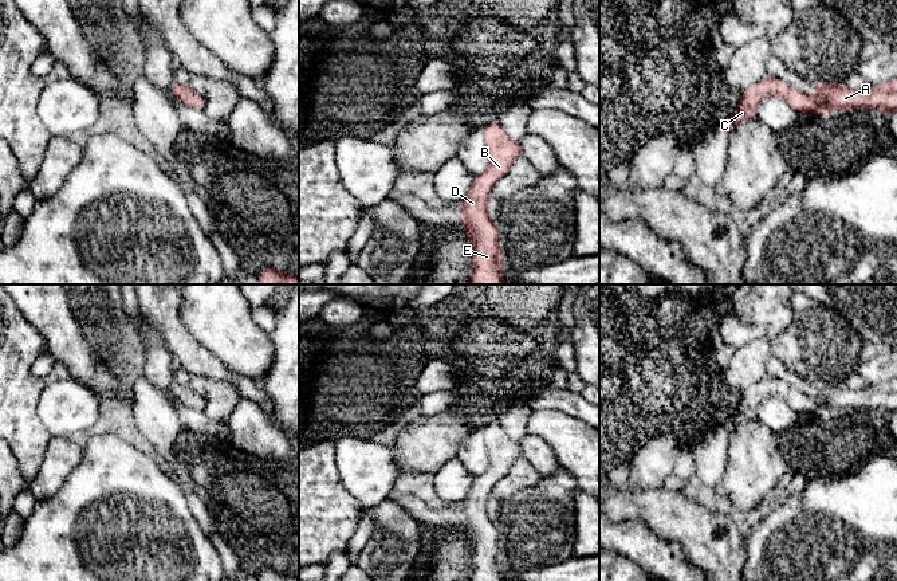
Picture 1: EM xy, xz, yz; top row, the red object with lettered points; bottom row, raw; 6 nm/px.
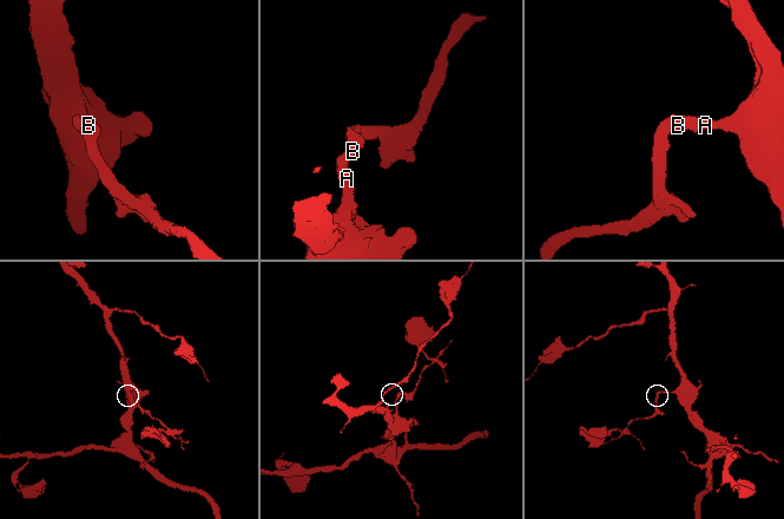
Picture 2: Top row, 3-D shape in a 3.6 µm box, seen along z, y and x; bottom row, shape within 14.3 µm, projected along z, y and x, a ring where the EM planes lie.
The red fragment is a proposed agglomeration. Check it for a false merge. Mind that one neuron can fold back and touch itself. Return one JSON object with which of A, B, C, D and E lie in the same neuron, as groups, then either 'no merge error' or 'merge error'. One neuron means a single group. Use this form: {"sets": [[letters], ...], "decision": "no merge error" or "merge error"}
{"sets": [["A", "B", "C", "D", "E"]], "decision": "no merge error"}

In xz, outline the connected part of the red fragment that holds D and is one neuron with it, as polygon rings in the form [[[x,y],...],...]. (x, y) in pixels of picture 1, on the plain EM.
[[[497,421],[481,428],[489,456],[488,468],[475,475],[473,484],[460,506],[464,531],[468,534],[473,570],[469,581],[504,581],[503,549],[497,543],[499,529],[487,513],[487,500],[515,459],[523,456],[520,441],[510,439]]]

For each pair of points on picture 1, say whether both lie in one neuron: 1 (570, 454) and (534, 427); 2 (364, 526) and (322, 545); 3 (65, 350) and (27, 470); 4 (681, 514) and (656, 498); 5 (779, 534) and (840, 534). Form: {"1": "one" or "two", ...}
{"1": "one", "2": "two", "3": "two", "4": "one", "5": "one"}

